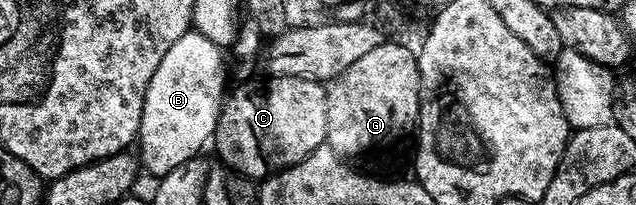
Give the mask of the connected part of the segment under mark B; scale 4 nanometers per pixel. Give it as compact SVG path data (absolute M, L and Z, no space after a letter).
M192 30L177 38L177 42L169 46L165 58L161 58L161 66L157 66L153 79L149 82L149 90L145 92L145 106L141 110L141 126L137 137L137 159L155 178L163 177L182 163L198 157L203 152L202 148L212 143L219 115L223 112L223 102L229 92L223 56L224 49Z

